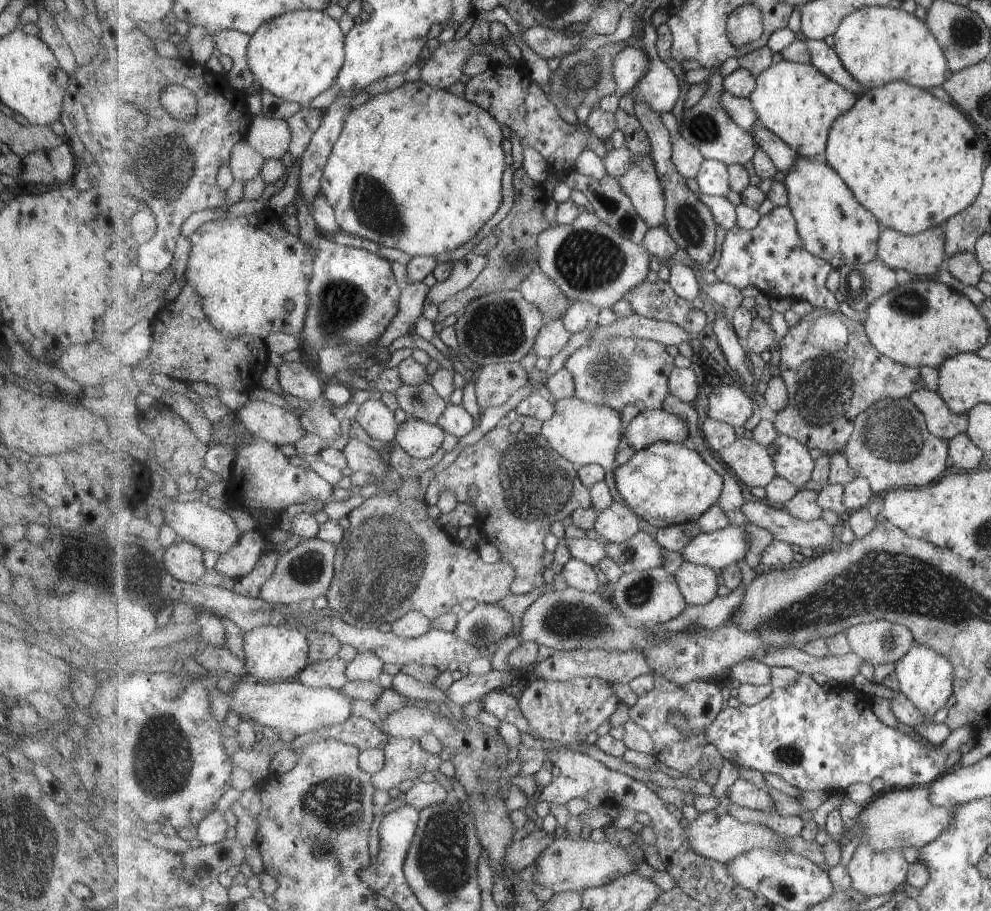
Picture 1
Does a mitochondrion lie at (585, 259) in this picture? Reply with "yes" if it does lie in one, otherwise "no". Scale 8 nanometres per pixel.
yes

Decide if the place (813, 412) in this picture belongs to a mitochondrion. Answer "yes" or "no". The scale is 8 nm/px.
yes

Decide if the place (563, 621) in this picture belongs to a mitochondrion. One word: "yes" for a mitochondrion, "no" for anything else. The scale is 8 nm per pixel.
yes

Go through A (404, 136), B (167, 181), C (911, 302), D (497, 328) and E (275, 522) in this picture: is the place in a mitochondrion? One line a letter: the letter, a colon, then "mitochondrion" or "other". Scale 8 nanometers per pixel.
A: other
B: mitochondrion
C: mitochondrion
D: mitochondrion
E: other

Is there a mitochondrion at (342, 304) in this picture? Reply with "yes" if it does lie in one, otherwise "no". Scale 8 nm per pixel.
yes

